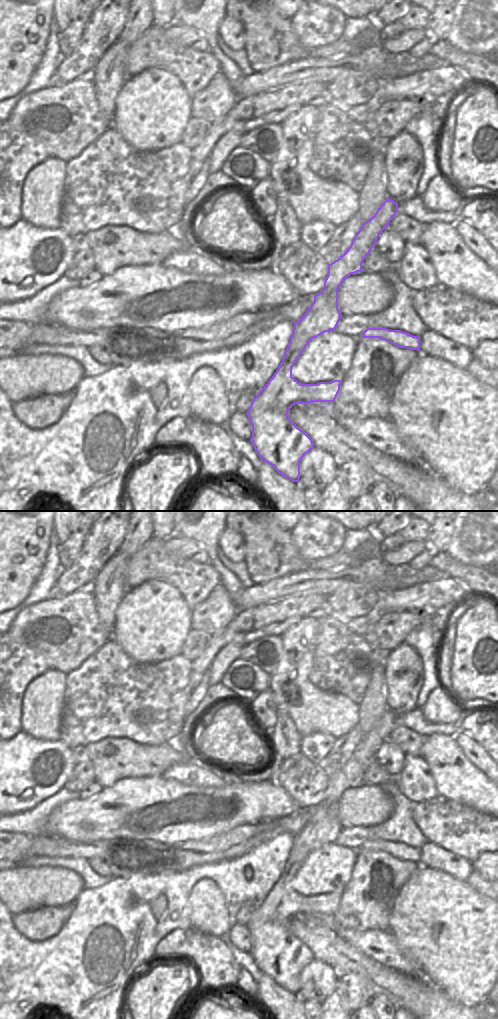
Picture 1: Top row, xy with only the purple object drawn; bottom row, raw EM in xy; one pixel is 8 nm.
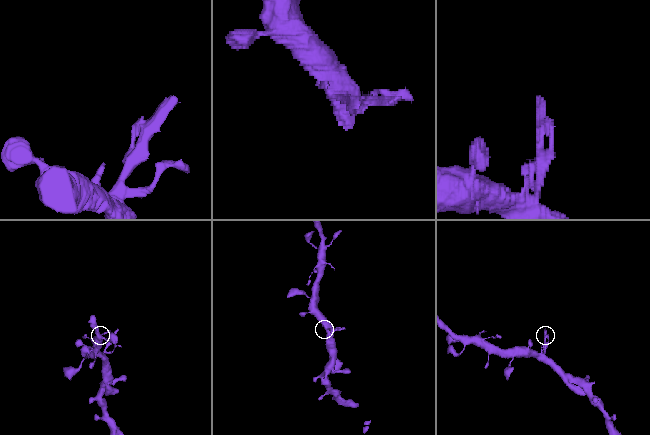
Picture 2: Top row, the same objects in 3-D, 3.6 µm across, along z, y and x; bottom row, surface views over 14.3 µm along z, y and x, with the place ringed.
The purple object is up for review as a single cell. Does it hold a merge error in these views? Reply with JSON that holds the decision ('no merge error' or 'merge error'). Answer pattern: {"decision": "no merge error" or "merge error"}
{"decision": "merge error"}

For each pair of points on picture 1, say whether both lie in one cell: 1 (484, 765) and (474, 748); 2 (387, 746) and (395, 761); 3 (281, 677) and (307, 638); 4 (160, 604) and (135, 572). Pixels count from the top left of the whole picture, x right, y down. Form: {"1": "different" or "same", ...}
{"1": "same", "2": "same", "3": "same", "4": "different"}

